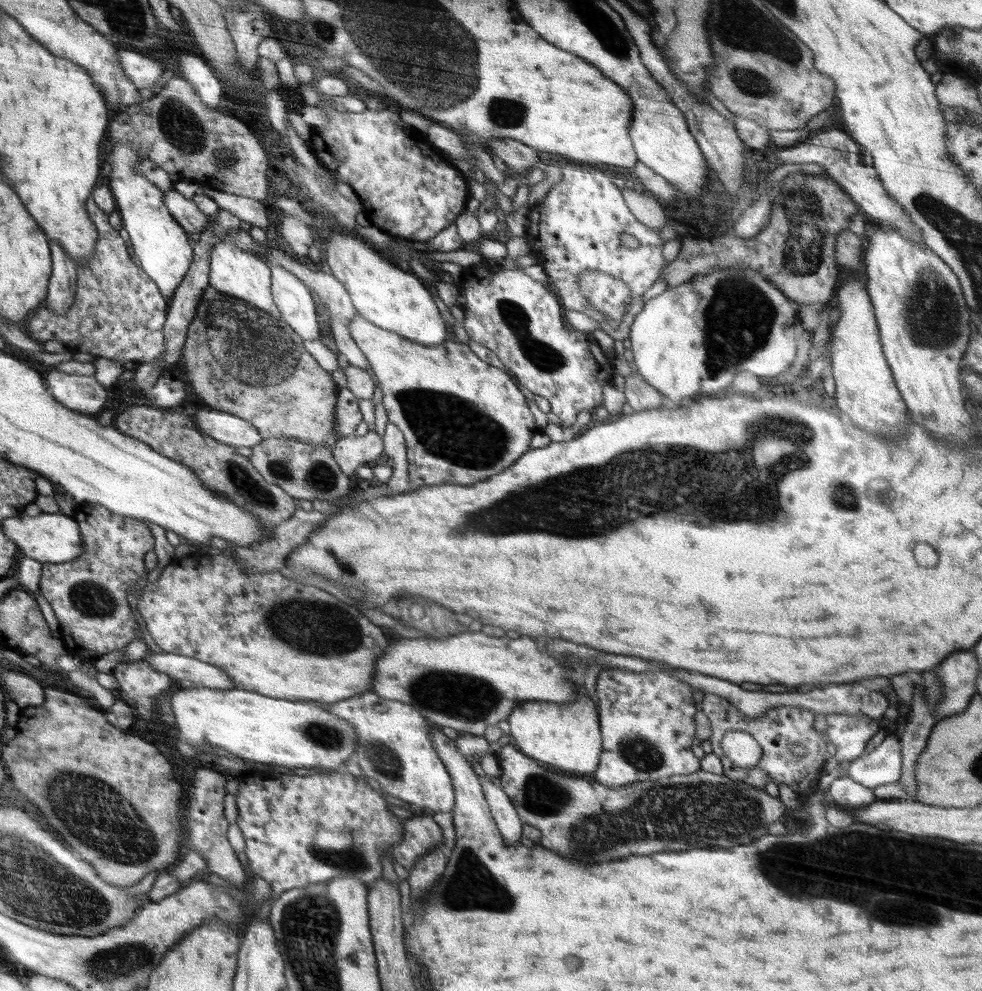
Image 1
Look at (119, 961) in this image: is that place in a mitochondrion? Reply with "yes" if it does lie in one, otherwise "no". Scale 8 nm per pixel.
yes

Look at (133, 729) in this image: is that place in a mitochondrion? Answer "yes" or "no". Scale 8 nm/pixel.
no

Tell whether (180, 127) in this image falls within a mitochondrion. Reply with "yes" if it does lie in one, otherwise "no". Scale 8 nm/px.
yes

